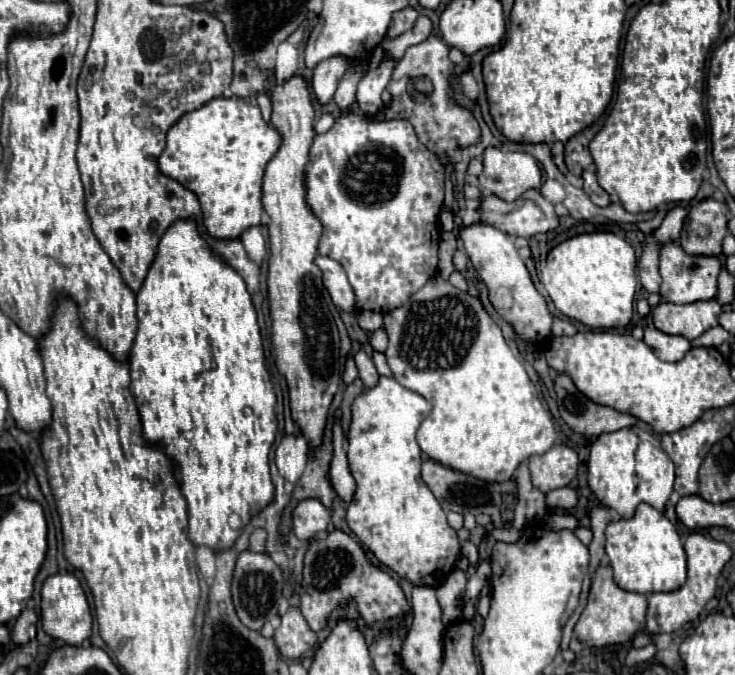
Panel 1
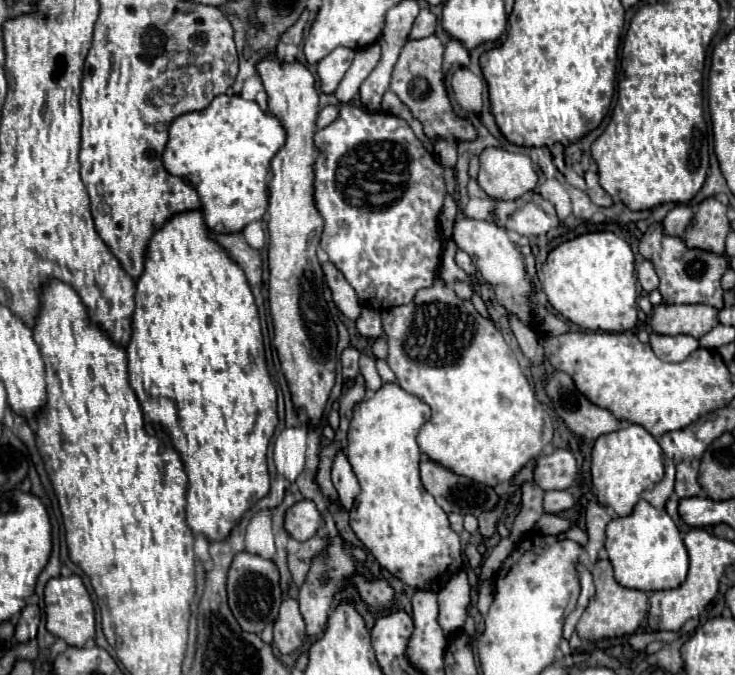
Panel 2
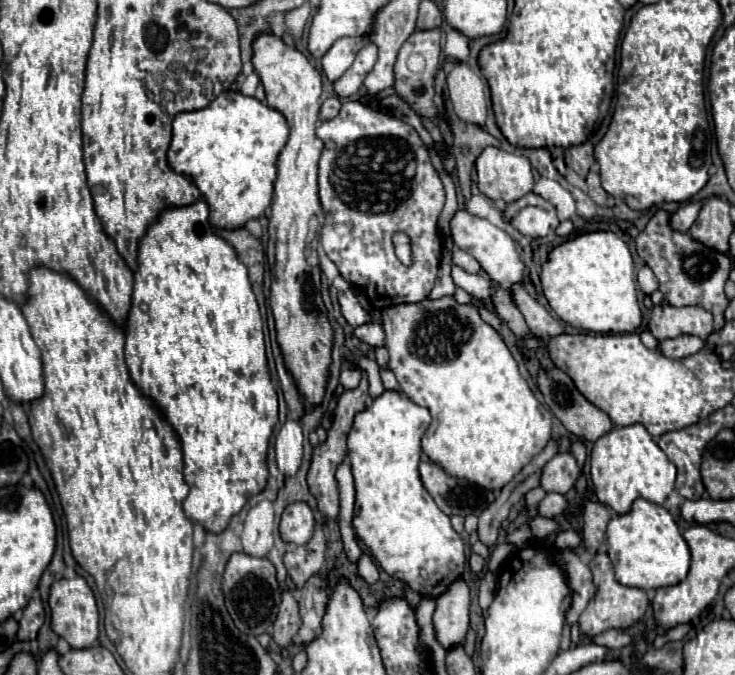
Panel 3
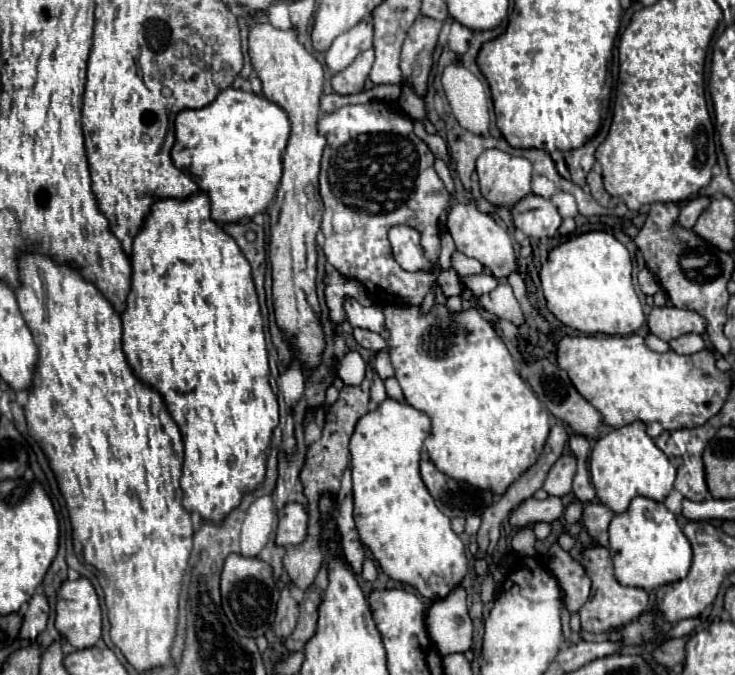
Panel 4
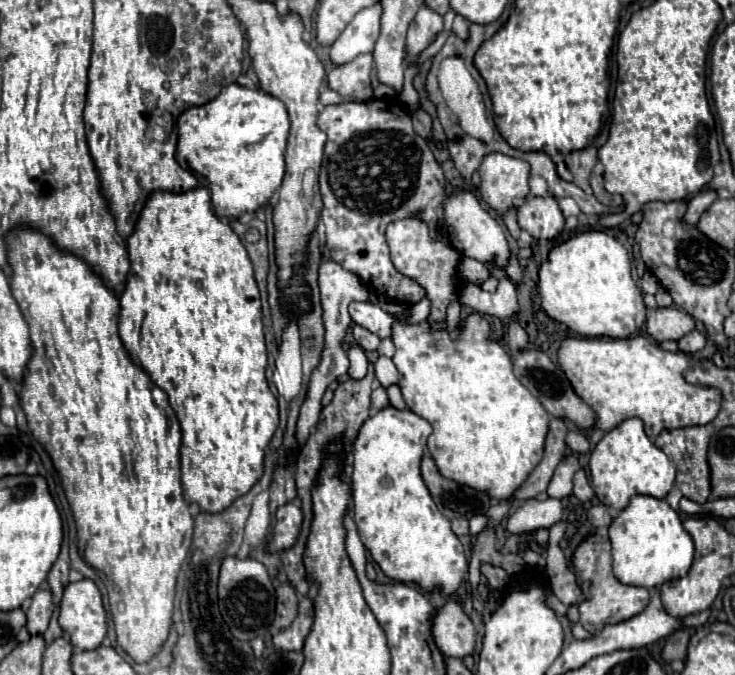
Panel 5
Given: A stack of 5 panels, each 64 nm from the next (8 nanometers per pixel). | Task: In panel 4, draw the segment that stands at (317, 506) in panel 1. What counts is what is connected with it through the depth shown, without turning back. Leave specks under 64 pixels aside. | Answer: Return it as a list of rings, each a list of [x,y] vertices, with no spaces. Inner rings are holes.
[[[286,504],[278,512],[278,530],[276,530],[276,544],[278,546],[290,546],[290,544],[302,544],[308,530],[308,512],[302,504]]]

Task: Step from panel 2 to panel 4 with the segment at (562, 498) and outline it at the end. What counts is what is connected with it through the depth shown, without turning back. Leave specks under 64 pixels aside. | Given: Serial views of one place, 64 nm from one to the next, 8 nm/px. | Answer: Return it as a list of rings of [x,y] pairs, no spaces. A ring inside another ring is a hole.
[[[548,496],[546,500],[528,498],[520,504],[516,512],[512,512],[510,524],[524,528],[524,526],[532,526],[534,522],[554,522],[562,516],[562,512],[564,512],[564,504],[558,496]]]

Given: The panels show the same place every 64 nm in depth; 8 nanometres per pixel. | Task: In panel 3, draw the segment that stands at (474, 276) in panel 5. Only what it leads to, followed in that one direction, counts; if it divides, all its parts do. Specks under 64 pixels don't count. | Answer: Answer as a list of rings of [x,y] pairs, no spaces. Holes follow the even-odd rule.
[[[454,248],[454,252],[452,252],[452,262],[454,262],[456,266],[460,266],[462,270],[466,270],[468,274],[478,274],[478,272],[480,272],[480,264],[478,264],[468,252],[464,252],[464,250],[460,250],[460,248]]]

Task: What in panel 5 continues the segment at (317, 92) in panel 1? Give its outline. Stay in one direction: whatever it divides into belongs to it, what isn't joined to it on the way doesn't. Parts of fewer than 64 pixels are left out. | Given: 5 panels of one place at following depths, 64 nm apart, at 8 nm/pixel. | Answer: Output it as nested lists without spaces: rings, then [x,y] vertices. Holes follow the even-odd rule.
[[[380,4],[362,10],[336,38],[336,42],[330,46],[332,66],[342,66],[354,60],[358,54],[372,52],[376,34],[380,34]]]

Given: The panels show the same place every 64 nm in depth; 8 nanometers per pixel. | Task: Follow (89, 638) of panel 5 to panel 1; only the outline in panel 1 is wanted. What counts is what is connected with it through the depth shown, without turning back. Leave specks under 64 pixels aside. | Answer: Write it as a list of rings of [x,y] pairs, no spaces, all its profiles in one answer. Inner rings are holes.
[[[52,574],[42,586],[42,628],[52,638],[60,638],[66,644],[78,646],[90,638],[92,614],[86,602],[86,594],[80,582],[72,574]]]

